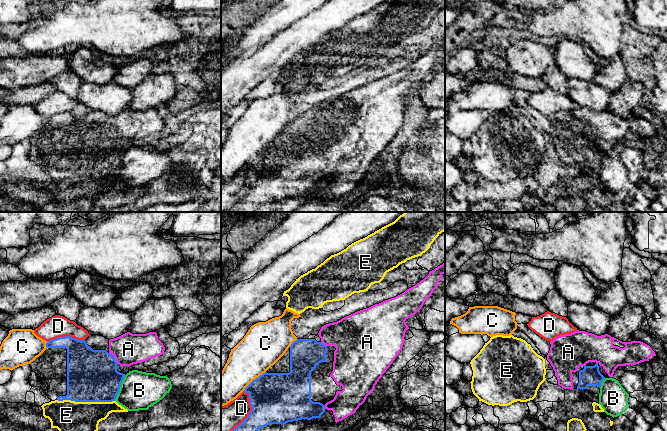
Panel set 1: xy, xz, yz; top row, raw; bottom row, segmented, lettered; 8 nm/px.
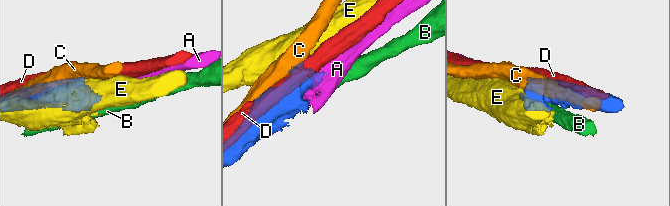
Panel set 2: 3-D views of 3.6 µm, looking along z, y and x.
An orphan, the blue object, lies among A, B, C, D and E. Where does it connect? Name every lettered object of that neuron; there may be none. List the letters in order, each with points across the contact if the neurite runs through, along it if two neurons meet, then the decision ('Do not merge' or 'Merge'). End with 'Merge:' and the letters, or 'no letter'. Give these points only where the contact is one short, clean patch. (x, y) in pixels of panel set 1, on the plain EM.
A: Merge
B: Boundary: xy (125, 151), (114, 176). Do not merge
C: Do not merge
D: Do not merge
E: Do not merge
Merge: A

